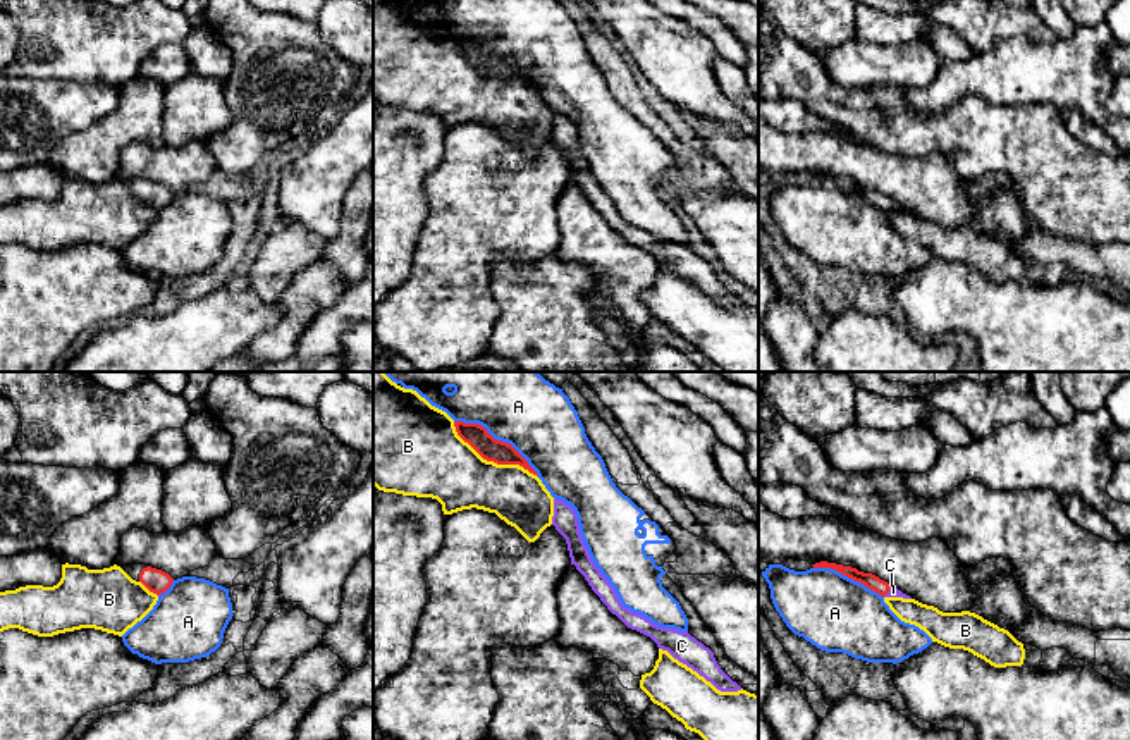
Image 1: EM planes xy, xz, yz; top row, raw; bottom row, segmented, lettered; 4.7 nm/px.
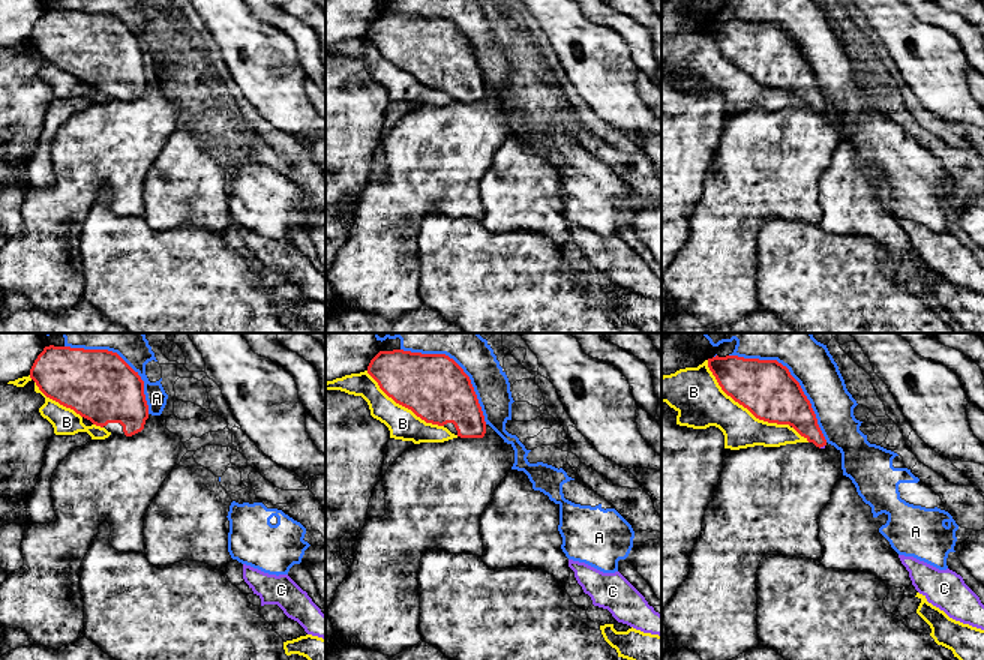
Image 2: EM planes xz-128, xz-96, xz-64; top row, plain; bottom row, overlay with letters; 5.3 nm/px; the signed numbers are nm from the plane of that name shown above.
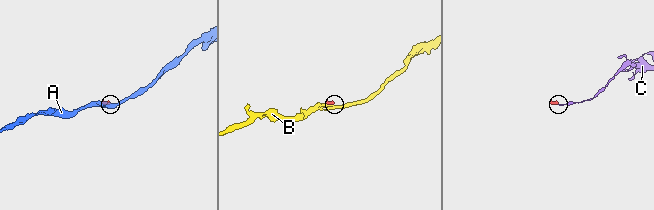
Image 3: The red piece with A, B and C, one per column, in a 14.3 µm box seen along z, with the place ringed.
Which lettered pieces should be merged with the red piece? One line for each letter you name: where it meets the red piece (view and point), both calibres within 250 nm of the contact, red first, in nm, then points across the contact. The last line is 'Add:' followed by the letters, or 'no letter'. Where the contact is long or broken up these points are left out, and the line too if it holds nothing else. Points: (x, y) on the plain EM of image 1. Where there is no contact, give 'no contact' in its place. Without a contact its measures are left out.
C: yz (888, 205) | 70/50 nm | across yz (872, 197), (888, 205), (893, 207)
Add: C

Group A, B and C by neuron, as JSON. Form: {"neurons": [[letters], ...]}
{"neurons": [["A"], ["B"], ["C"]]}

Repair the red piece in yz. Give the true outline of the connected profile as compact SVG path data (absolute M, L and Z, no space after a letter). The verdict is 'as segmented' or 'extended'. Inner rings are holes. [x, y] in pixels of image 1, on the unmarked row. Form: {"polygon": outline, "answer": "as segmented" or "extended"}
{"polygon": "M820 176L812 179L814 182L831 182L839 186L841 189L863 198L867 203L877 207L882 212L903 212L903 213L912 213L910 210L903 208L901 205L898 205L896 201L889 200L887 196L881 194L879 191L872 189L872 188L863 188L858 186L857 182L851 181L843 181L843 179L836 179L836 177L827 177L827 176Z", "answer": "extended"}

